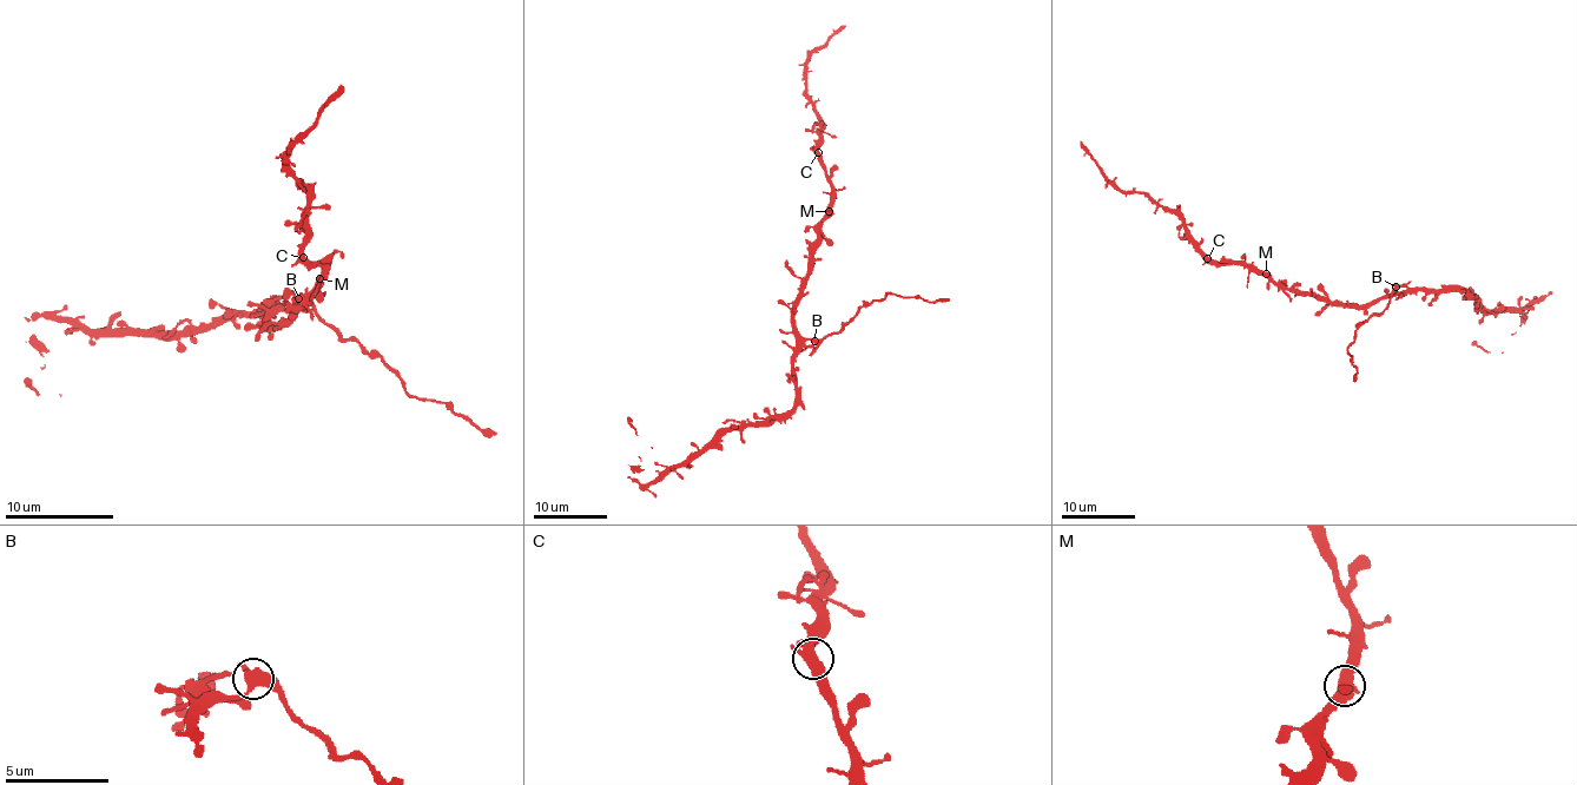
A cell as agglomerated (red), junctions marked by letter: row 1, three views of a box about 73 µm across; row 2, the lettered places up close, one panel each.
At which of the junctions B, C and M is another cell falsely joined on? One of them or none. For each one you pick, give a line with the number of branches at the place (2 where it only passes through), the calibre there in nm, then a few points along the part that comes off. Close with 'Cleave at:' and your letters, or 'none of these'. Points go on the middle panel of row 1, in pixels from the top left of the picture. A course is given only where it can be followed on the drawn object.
B: Branches: 3. Thickness 440 nm. Course of the part to remove: (813, 341), (836, 334), (864, 305), (882, 299), (888, 292), (930, 302), (949, 299)
Cleave at: B

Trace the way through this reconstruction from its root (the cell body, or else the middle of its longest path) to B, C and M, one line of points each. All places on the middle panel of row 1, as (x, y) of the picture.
B: (793, 316), (796, 329), (805, 338), (813, 341)
C: (793, 316), (793, 302), (809, 269), (818, 224), (831, 210), (829, 176), (818, 152)
M: (793, 316), (793, 302), (809, 269), (818, 224), (829, 211)

